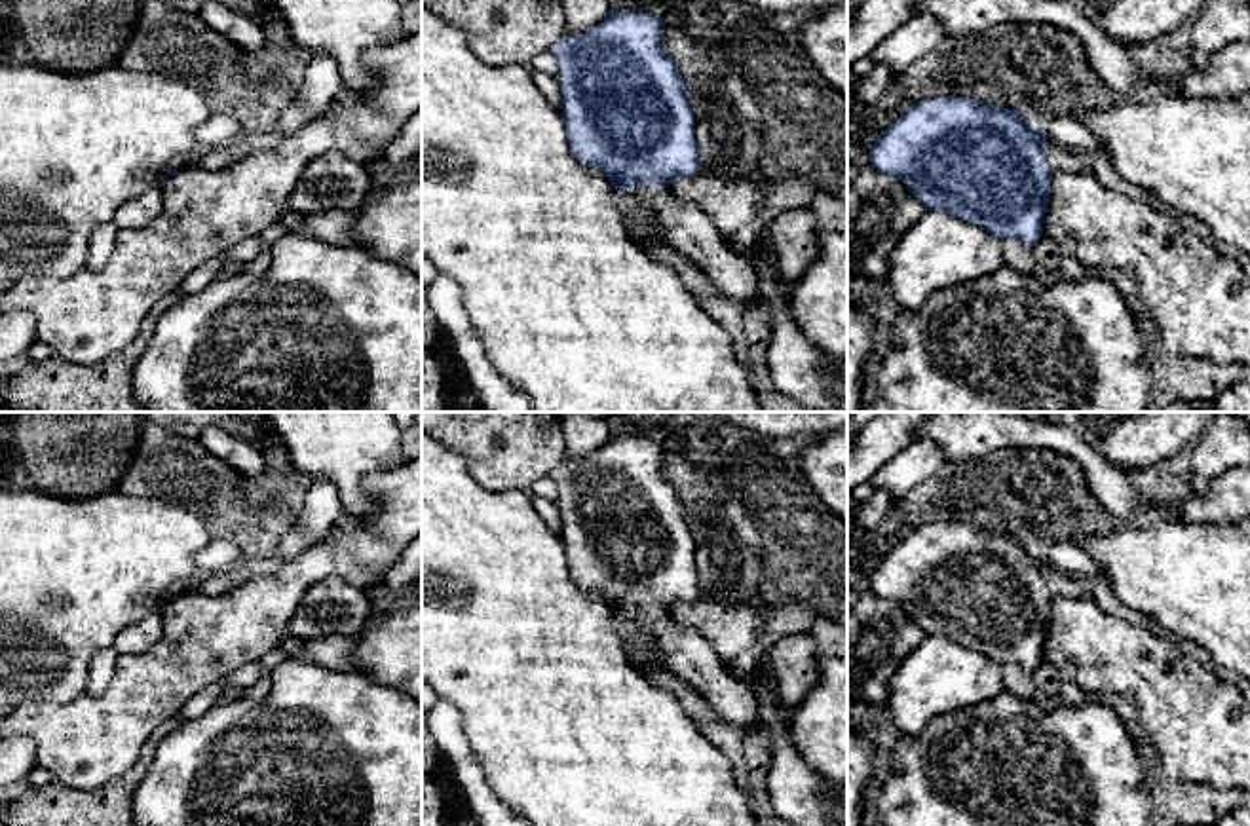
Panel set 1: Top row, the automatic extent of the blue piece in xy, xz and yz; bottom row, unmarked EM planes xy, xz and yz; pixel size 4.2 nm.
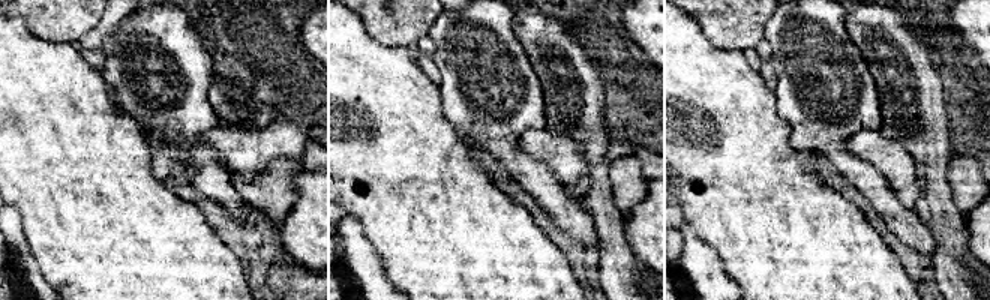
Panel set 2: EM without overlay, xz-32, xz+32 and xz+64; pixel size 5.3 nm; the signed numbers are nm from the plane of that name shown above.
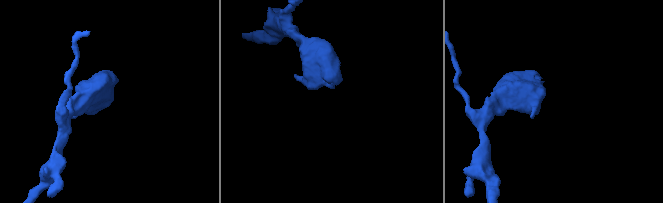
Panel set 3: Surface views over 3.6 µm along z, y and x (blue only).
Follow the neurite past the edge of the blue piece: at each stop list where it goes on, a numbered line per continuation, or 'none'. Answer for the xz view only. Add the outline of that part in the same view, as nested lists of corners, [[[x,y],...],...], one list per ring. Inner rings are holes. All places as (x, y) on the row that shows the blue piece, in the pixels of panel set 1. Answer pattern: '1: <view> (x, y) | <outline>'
1: xz (688, 230) | [[[646,184],[623,196],[642,215],[648,230],[661,230],[665,243],[697,266],[741,311],[760,300],[754,268],[731,251],[703,209],[674,199],[667,188]]]

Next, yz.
1: yz (1059, 158) | [[[1047,144],[1045,156],[1052,171],[1066,171],[1066,173],[1089,171],[1073,148],[1060,148],[1056,144]]]

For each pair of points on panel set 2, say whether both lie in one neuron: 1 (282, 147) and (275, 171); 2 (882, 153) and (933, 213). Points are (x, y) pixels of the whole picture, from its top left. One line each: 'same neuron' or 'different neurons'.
1: different neurons
2: different neurons

